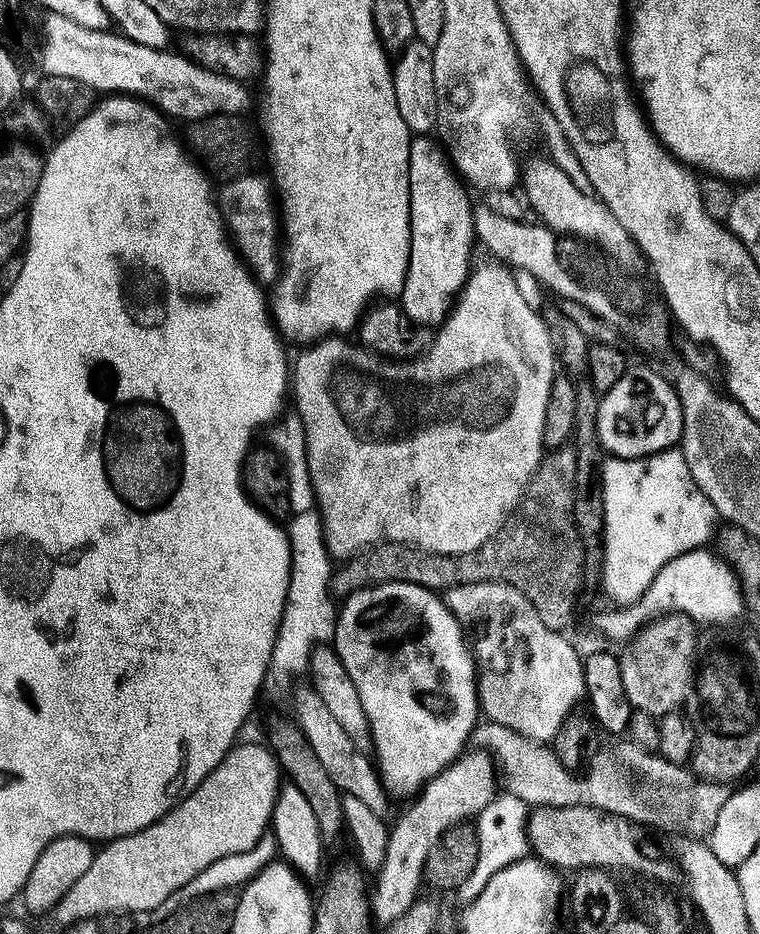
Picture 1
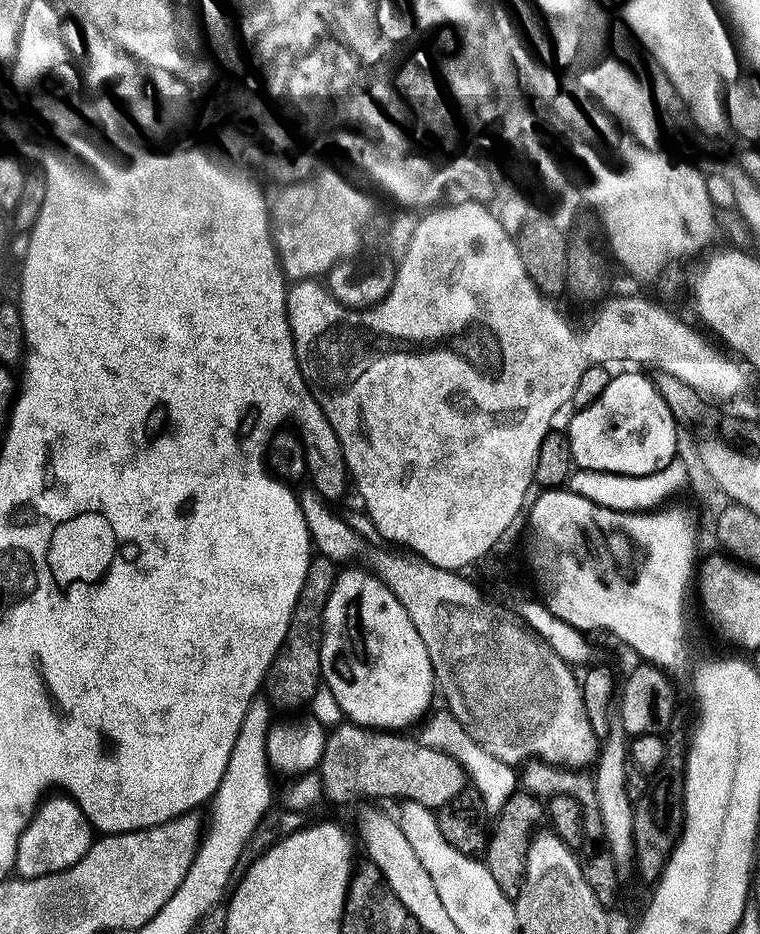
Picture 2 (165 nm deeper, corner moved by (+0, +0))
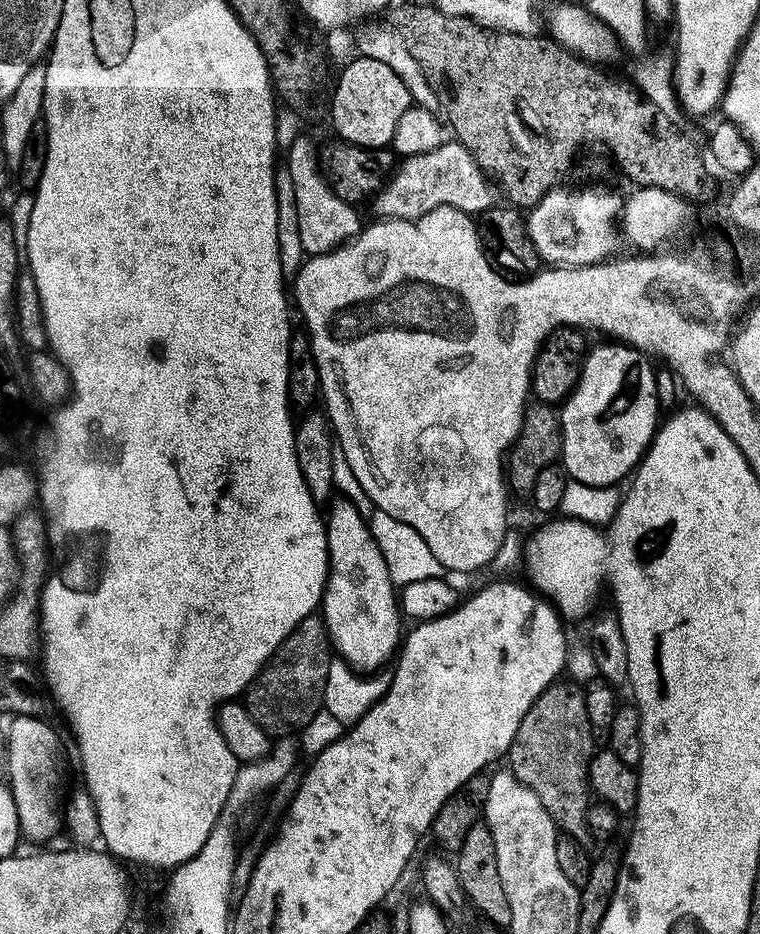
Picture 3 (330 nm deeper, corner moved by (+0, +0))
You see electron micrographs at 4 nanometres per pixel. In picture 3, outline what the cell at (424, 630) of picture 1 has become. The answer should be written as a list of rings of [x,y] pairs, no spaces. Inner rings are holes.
[[[345,498],[331,501],[332,513],[326,516],[326,531],[328,534],[328,582],[324,585],[322,601],[322,619],[328,627],[328,639],[335,655],[360,674],[376,674],[384,663],[391,661],[397,655],[402,643],[400,620],[402,612],[398,607],[398,588],[391,580],[382,550],[372,536],[369,521],[355,506]]]

